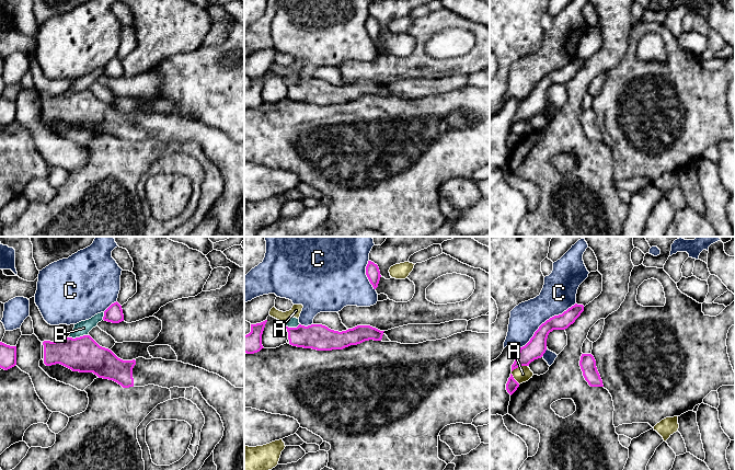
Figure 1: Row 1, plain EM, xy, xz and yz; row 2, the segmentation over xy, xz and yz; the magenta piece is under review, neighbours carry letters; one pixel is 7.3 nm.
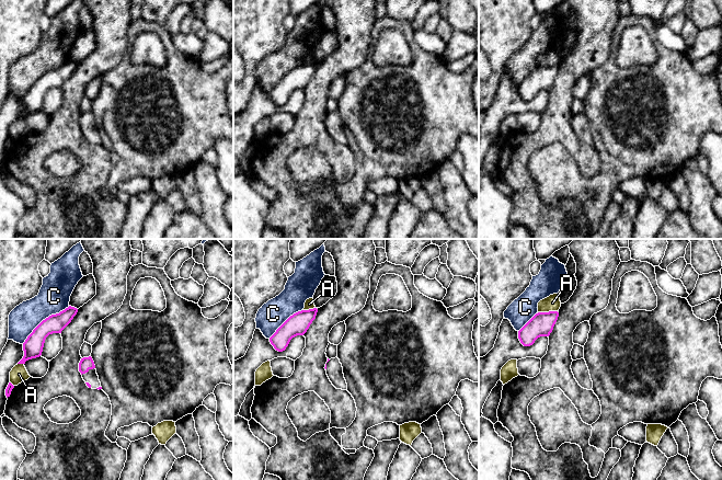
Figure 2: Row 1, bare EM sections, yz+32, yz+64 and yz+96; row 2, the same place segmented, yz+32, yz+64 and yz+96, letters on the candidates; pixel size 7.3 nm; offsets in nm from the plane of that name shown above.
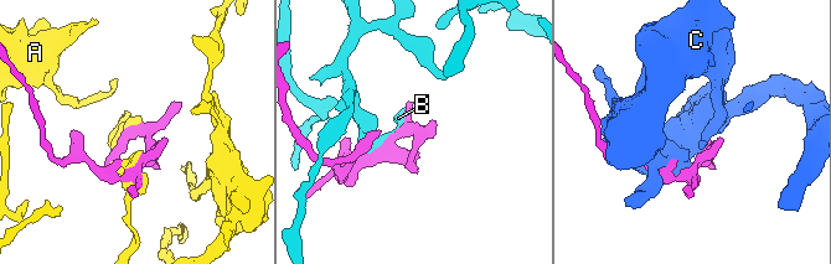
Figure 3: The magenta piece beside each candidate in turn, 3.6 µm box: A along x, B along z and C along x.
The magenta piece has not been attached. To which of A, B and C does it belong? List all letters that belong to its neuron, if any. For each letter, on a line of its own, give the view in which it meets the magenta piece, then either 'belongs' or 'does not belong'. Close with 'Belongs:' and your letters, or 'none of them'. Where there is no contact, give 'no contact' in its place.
A: meets magenta in yz; does not belong
B: meets magenta in xy; does not belong
C: meets magenta in yz; does not belong
Belongs: none of them

